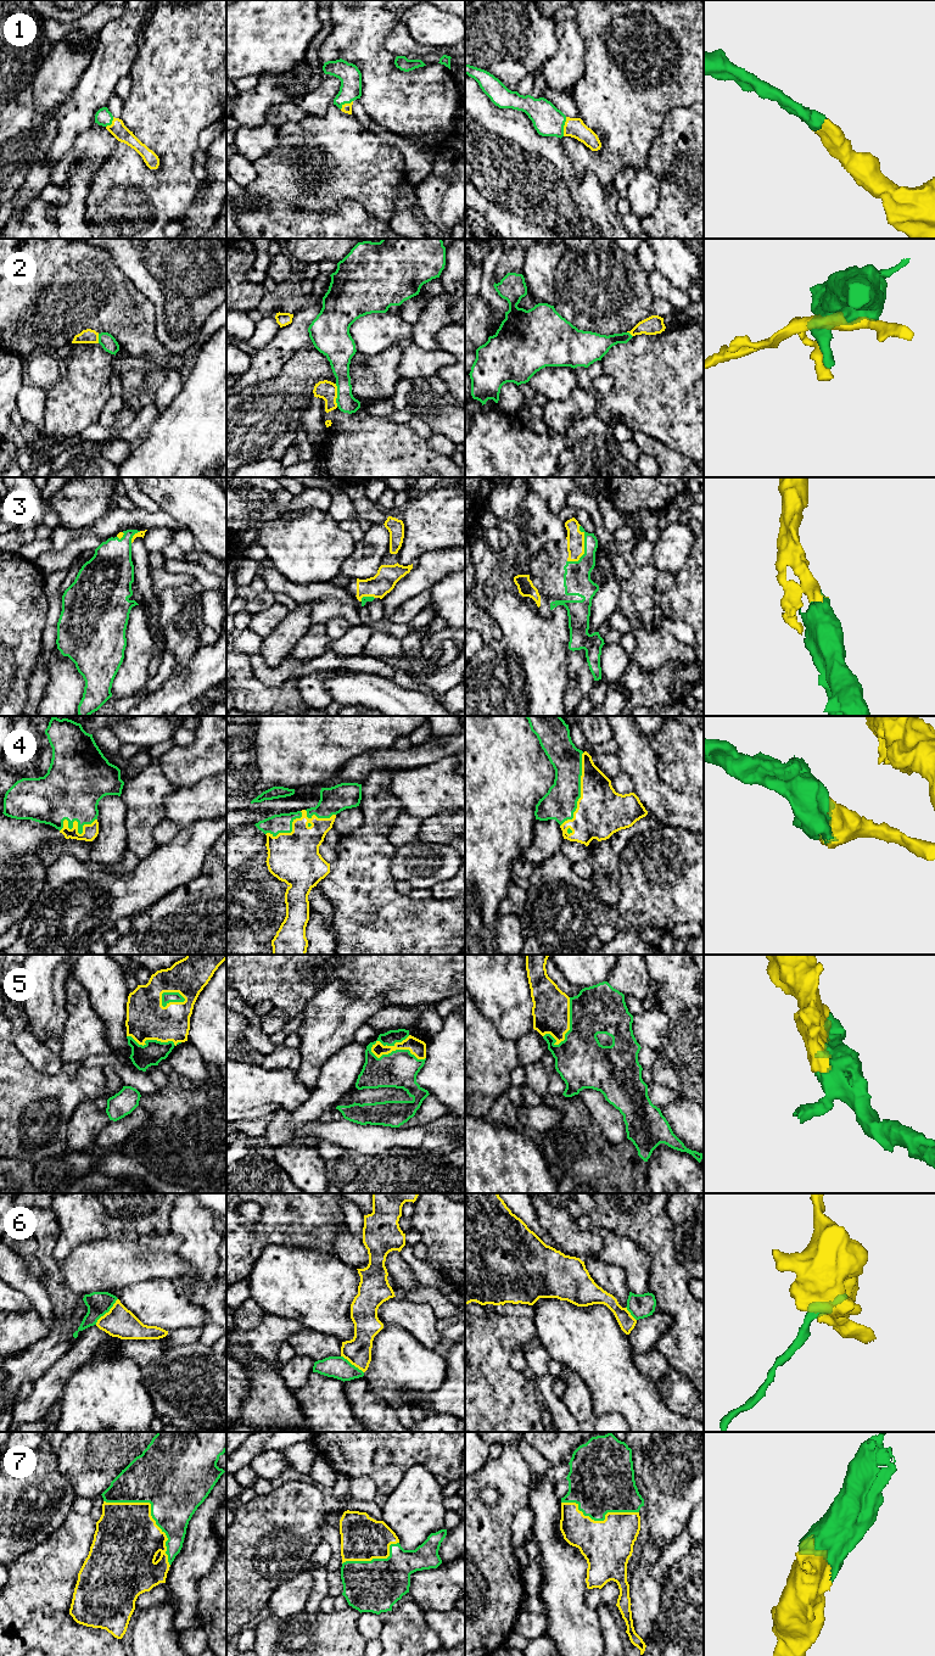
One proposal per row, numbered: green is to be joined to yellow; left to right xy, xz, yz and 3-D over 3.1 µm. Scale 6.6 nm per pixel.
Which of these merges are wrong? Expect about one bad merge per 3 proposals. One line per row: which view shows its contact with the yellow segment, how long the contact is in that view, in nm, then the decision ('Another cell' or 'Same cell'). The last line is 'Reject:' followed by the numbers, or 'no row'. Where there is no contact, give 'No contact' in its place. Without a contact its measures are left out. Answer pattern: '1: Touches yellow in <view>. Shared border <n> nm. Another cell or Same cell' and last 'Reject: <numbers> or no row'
1: Touches yellow in yz. Shared border 130 nm. Same cell
2: Touches yellow in xz. Shared border 150 nm. Another cell
3: Touches yellow in yz. Shared border 260 nm. Same cell
4: Touches yellow in yz. Shared border 500 nm. Same cell
5: Touches yellow in xz. Shared border 380 nm. Same cell
6: Touches yellow in xy. Shared border 220 nm. Another cell
7: Touches yellow in xy. Shared border 600 nm. Same cell
Reject: 2, 6

